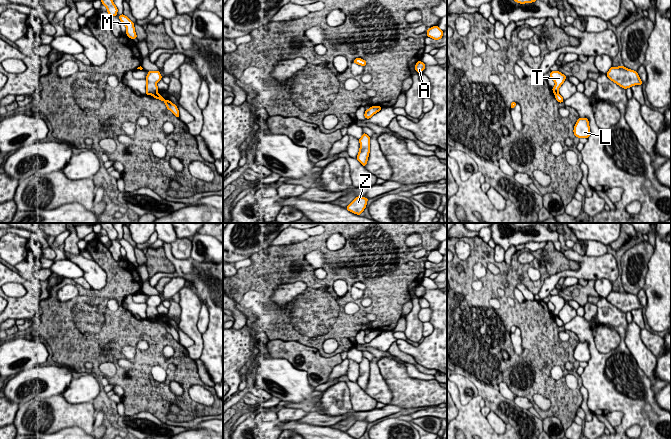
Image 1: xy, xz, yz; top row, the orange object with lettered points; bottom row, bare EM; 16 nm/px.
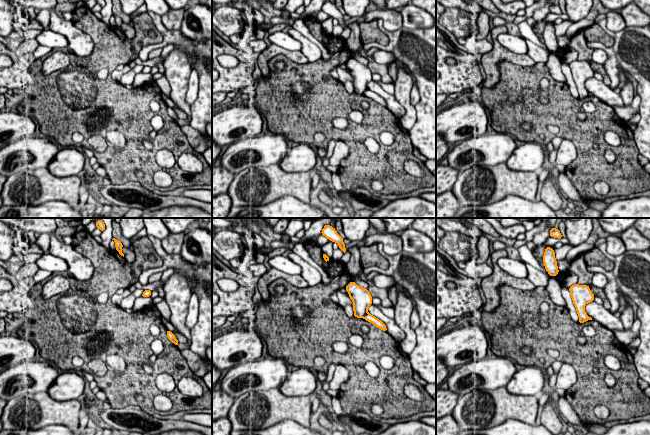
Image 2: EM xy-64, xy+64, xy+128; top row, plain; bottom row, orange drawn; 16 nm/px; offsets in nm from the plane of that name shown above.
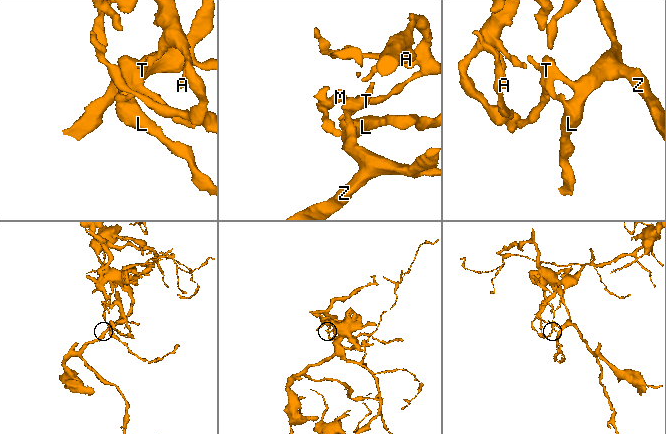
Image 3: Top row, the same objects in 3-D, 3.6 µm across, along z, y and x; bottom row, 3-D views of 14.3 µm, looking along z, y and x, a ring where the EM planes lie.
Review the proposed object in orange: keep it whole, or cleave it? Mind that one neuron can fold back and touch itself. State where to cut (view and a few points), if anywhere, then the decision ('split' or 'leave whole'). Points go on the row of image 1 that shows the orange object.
cut xy (156, 92), (152, 95); split

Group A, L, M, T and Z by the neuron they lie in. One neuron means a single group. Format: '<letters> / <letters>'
A / L M T Z

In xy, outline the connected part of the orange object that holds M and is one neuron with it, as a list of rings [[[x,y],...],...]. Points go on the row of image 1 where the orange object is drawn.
[[[124,14],[119,16],[121,23],[126,26],[126,34],[129,38],[135,39],[137,35],[135,33],[134,23]]]

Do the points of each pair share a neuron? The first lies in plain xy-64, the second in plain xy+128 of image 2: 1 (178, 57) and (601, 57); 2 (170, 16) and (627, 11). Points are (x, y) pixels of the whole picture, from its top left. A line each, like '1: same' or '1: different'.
1: different
2: different

